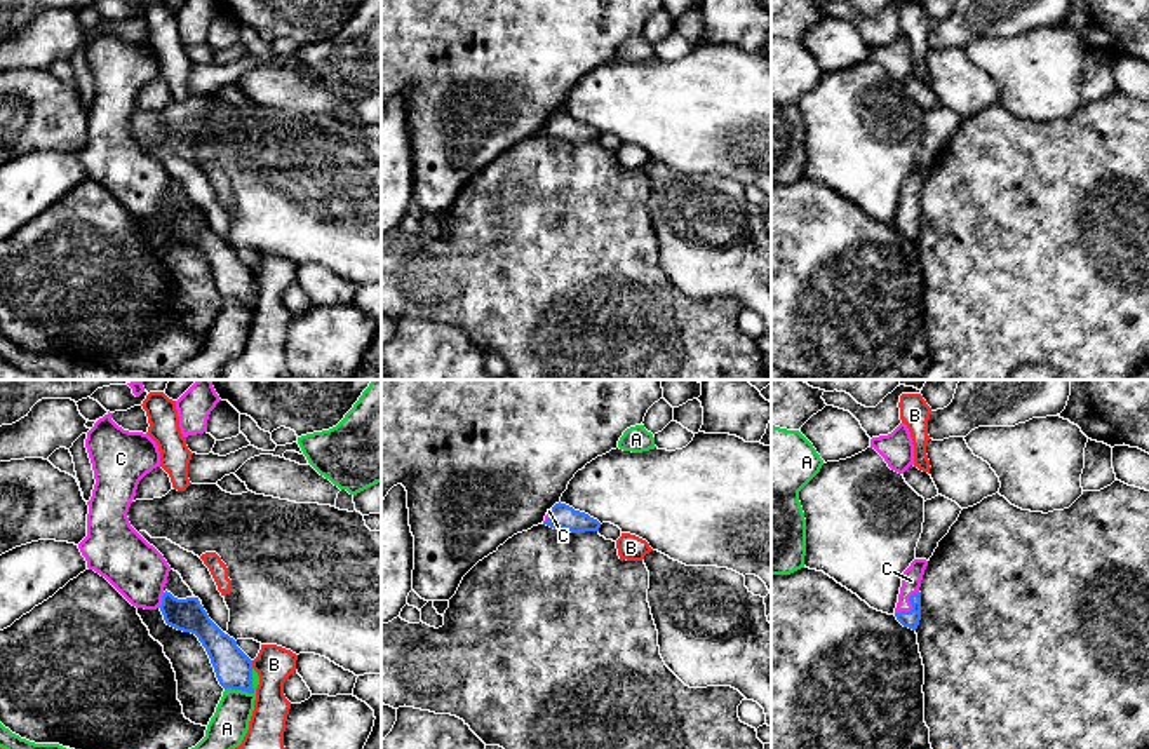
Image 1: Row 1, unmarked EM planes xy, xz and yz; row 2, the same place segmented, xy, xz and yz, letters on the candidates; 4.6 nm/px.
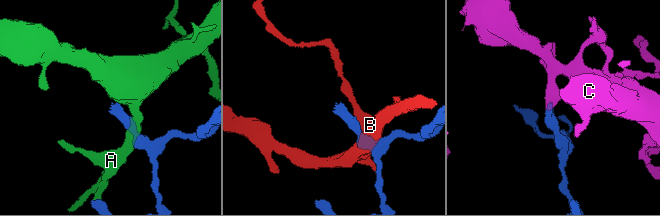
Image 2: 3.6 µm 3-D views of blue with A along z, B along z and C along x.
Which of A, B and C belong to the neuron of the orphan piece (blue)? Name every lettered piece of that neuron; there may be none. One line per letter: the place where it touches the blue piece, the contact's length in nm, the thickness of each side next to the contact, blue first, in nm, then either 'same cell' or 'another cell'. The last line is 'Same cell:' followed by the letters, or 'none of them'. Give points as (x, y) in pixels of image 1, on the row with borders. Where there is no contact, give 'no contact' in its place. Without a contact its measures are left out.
A: xy (249, 692) | 170 nm | 180/180 nm | another cell
B: xy (251, 664) | 40 nm | 180/180 nm | another cell
C: yz (913, 607) | 160 nm | 80/90 nm | same cell
Same cell: C

